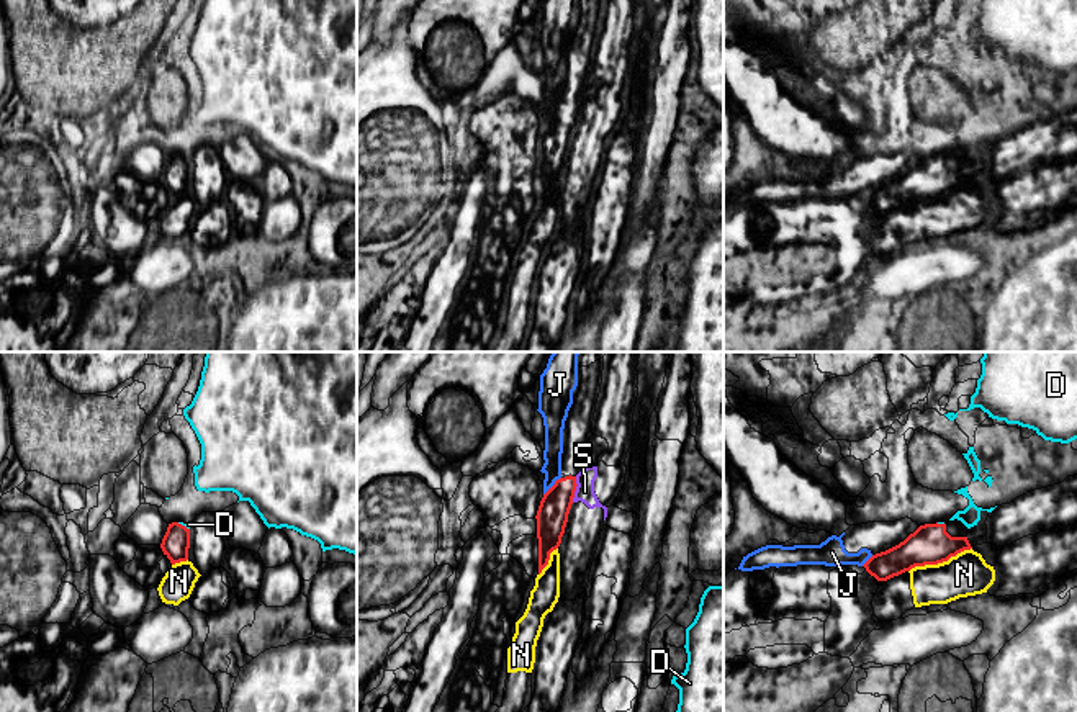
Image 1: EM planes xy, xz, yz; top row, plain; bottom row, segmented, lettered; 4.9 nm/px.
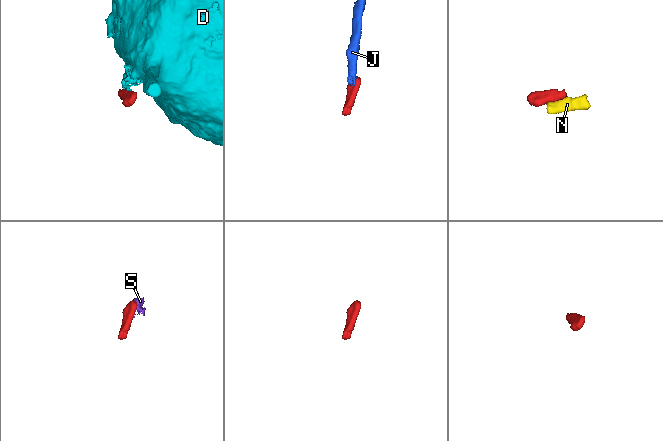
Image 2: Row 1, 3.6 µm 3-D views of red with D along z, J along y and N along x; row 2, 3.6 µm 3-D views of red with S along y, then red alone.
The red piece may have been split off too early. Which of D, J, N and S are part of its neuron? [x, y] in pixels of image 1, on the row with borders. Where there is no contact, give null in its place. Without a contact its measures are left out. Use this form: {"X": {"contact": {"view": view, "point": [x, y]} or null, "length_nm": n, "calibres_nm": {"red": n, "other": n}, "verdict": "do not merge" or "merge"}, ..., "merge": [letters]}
{"D": {"contact": {"view": "xy", "point": [184, 526]}, "length_nm": 70, "calibres_nm": {"red": 140, "other": 20}, "verdict": "do not merge"}, "J": {"contact": {"view": "xz", "point": [552, 486]}, "length_nm": 130, "calibres_nm": {"red": 160, "other": 100}, "verdict": "do not merge"}, "N": {"contact": {"view": "yz", "point": [940, 562]}, "length_nm": 340, "calibres_nm": {"red": 200, "other": 220}, "verdict": "do not merge"}, "S": {"contact": {"view": "xz", "point": [575, 490]}, "length_nm": 130, "calibres_nm": {"red": 160, "other": 100}, "verdict": "do not merge"}, "merge": []}

